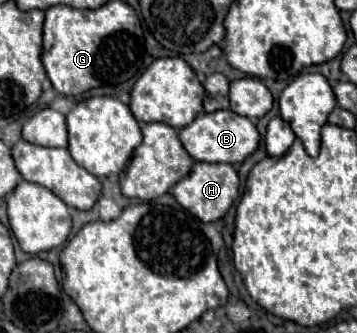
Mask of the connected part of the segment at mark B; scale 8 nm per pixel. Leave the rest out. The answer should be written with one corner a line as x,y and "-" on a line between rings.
217,110
211,114
199,114
189,126
179,130
179,140
189,156
197,162
227,162
241,164
259,144
259,132
255,124
231,110

